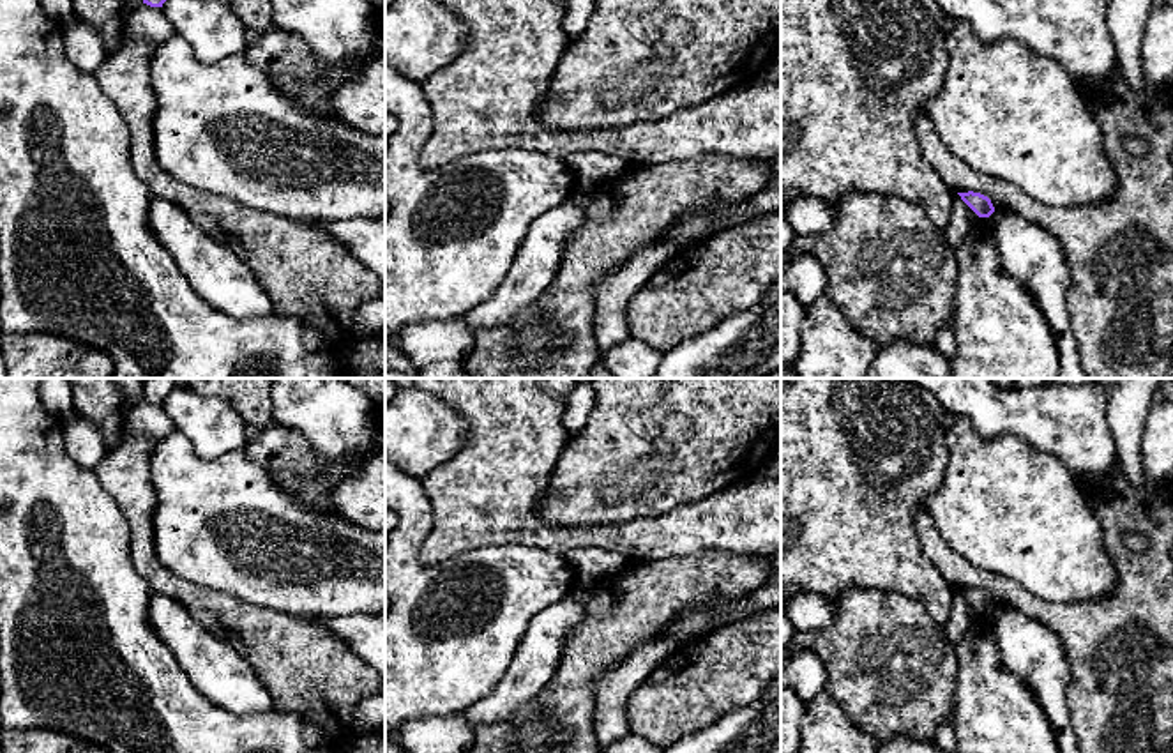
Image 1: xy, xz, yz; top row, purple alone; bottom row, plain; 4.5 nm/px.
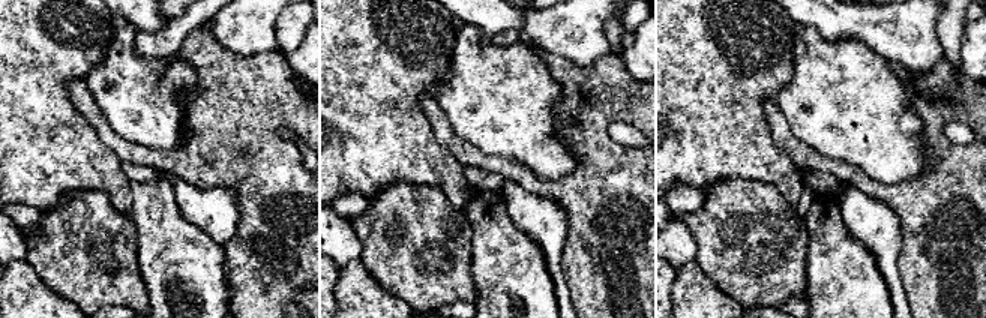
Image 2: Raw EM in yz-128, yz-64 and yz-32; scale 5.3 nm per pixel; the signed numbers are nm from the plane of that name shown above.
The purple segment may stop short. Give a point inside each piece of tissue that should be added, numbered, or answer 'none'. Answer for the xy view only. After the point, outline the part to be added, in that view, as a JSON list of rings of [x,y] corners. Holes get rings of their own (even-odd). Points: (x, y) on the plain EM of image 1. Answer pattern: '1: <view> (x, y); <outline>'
none

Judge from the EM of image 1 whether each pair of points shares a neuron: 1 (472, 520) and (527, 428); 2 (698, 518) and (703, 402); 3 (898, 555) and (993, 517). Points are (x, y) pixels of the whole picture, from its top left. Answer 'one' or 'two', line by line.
1: one
2: two
3: two

